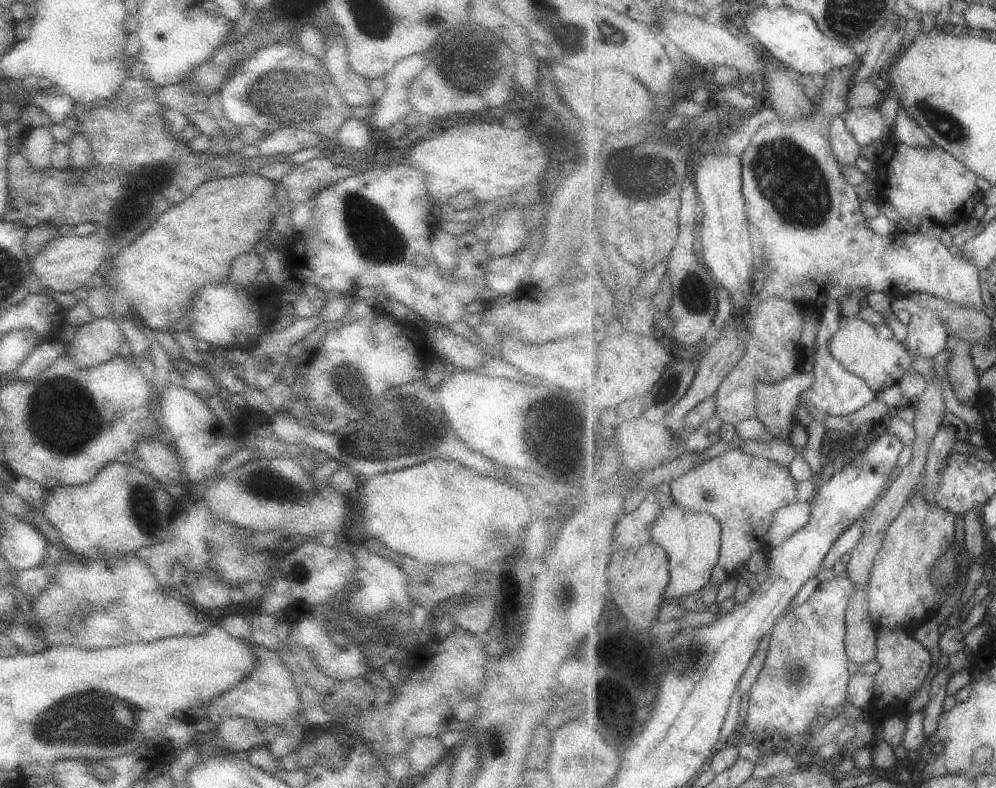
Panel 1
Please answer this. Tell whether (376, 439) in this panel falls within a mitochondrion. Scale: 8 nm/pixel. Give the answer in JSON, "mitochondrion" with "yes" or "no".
{"mitochondrion":"yes"}

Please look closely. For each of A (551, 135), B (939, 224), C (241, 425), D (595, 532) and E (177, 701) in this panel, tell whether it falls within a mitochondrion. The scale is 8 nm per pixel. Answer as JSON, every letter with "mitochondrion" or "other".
{"A":"other","B":"other","C":"other","D":"other","E":"other"}

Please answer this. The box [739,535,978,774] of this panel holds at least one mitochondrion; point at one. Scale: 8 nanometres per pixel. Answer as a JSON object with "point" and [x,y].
{"point":[947,577]}

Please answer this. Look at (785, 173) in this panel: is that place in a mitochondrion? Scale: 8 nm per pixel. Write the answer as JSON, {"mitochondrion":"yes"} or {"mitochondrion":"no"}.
{"mitochondrion":"yes"}

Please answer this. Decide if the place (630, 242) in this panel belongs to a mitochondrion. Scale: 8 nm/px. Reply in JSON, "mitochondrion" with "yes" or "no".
{"mitochondrion":"no"}

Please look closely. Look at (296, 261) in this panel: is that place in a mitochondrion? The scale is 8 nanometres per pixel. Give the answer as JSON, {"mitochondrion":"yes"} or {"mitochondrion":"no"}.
{"mitochondrion":"no"}

